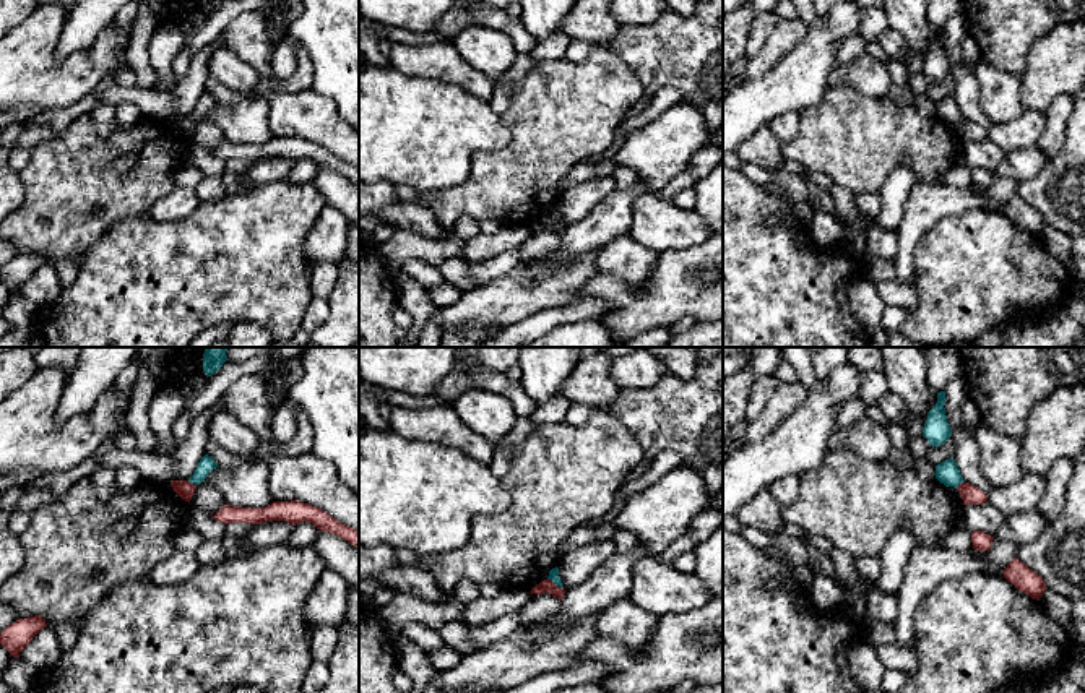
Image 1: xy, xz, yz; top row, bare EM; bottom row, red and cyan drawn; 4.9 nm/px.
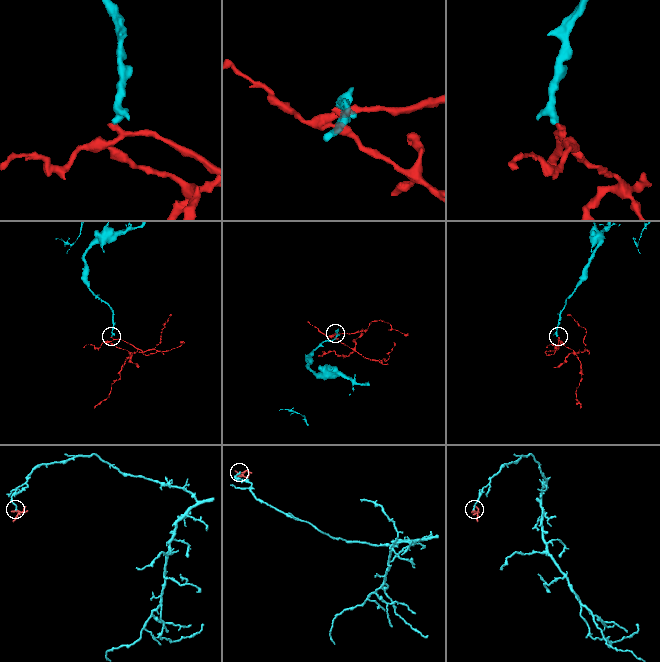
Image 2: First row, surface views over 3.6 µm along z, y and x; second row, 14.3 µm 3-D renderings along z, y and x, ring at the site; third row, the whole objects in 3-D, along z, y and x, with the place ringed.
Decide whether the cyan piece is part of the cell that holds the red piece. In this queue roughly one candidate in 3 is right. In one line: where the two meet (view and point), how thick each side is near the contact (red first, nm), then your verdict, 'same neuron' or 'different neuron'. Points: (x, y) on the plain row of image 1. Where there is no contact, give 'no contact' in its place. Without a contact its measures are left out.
xz (554, 221) | 70/50 nm | different neuron

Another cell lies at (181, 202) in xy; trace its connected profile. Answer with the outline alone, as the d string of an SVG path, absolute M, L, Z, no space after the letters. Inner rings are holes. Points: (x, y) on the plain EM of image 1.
M175 187L153 204L151 217L158 222L179 221L192 214L200 204L195 188Z

